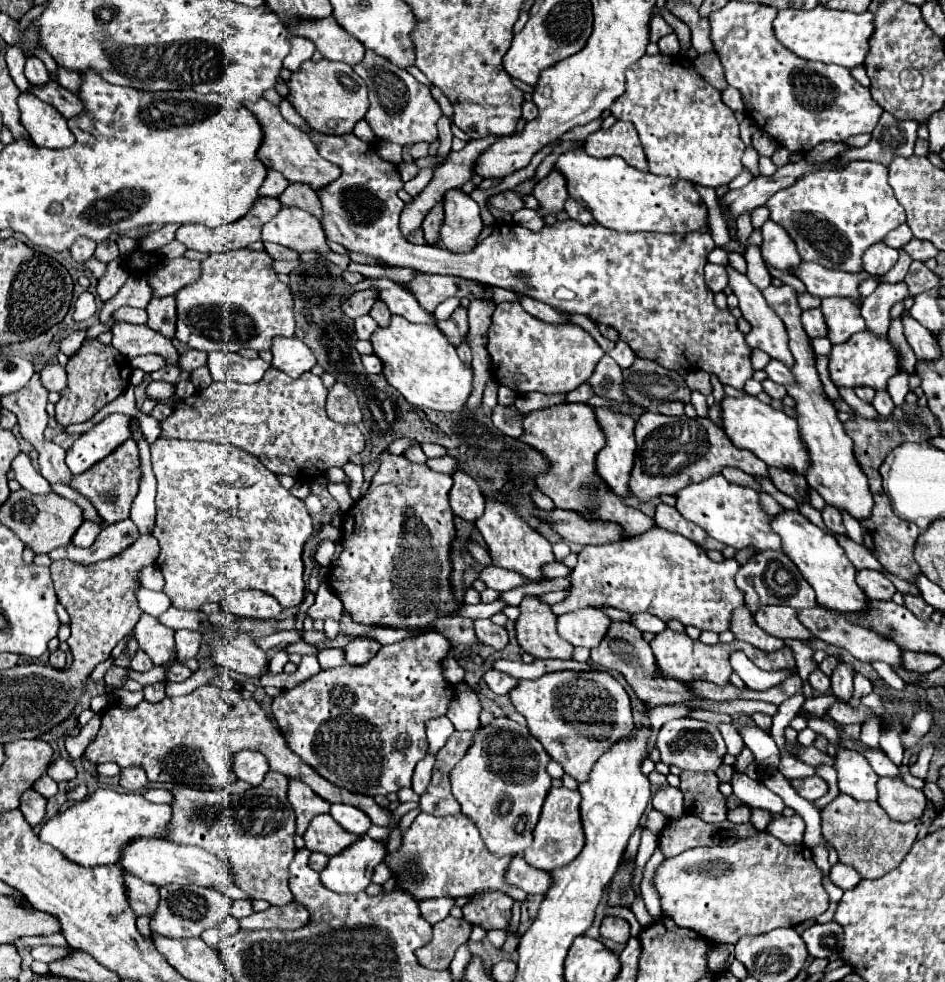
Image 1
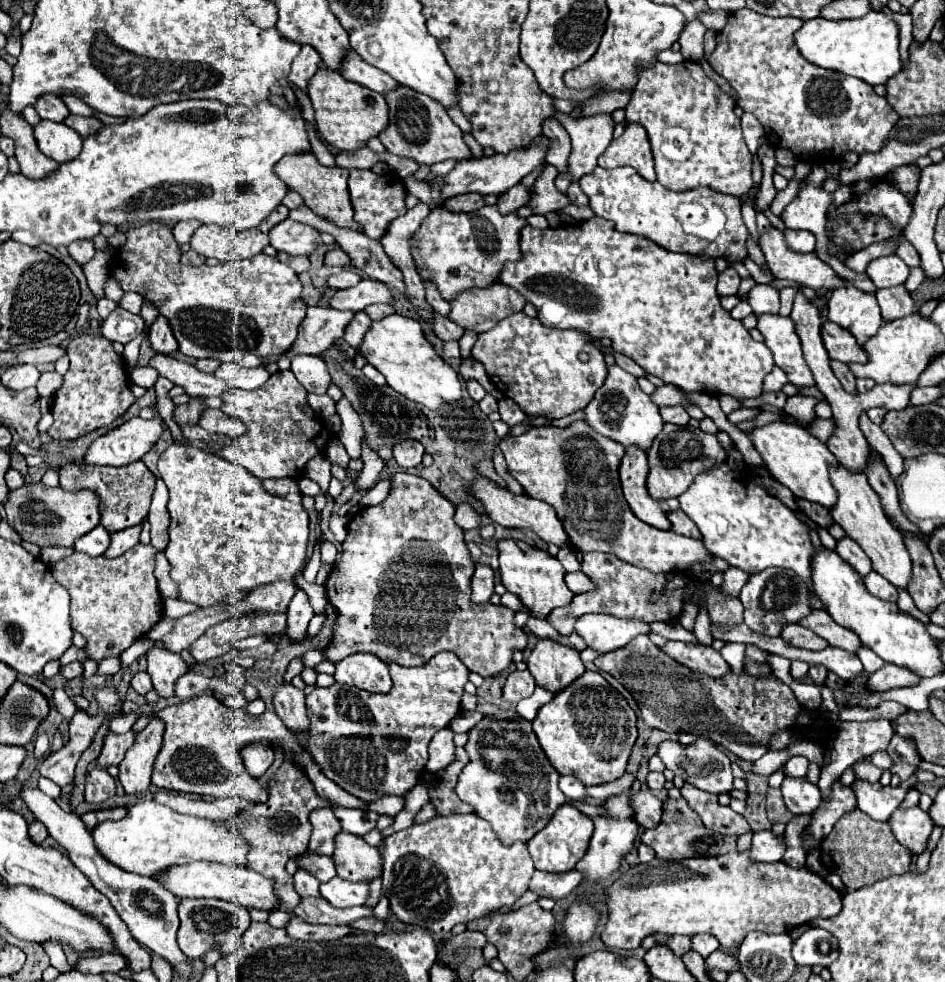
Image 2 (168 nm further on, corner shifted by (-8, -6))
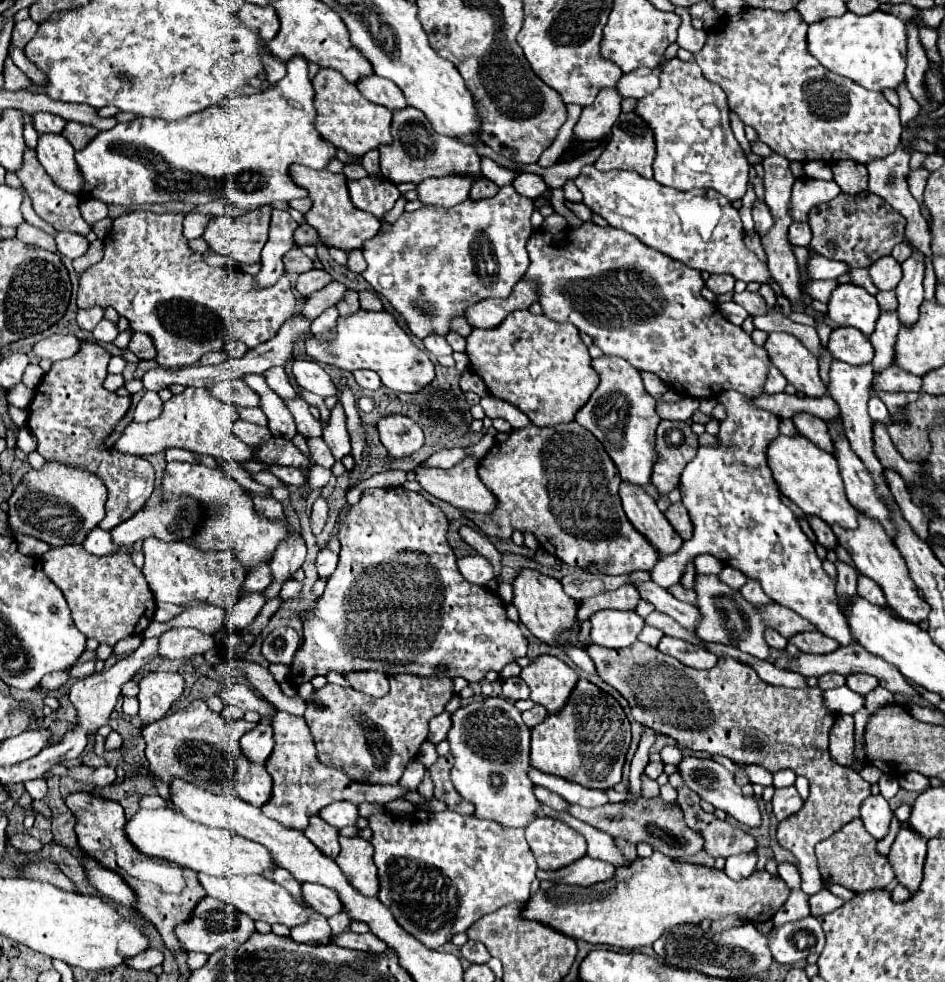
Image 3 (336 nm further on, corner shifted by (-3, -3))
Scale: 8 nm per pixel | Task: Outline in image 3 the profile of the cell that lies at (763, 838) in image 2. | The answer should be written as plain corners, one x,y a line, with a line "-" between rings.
756,852
730,856
730,858
726,860
724,874
728,874
732,880
742,880
742,878
748,878
748,876
754,872
756,862
758,862
758,854
756,854

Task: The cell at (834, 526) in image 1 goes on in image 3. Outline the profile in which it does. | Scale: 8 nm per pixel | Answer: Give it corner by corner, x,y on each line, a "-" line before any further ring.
844,562
836,564
838,568
838,578
836,578
836,594
840,600
852,600
856,598
856,578
858,572
854,568
850,568

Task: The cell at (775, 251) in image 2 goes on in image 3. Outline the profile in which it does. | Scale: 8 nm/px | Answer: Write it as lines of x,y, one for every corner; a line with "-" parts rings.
754,200
752,204
752,216
754,216
754,222
756,222
756,232
758,234
766,234
772,226
772,216
770,216
770,208
766,206
764,200

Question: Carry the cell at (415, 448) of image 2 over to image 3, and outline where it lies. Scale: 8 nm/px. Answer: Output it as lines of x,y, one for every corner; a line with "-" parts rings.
390,414
378,420
376,430
380,434
380,442
392,458
406,458
424,444
422,428
408,416

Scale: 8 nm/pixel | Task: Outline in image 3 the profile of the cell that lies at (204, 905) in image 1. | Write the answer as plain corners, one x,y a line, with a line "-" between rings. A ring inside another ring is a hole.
204,896
198,902
198,906
194,908
192,920
186,922
184,926
178,926
178,930
176,930
176,936
186,952
204,952
204,954
212,954
218,948
226,948
234,940
236,940
236,946
240,946
242,942
246,942
246,938
250,938
250,934
254,934
252,918
248,918
240,910
236,910
236,916
234,916
234,906
230,906
226,902
222,904
220,900
214,900
210,896
-
234,918
236,918
236,928
234,928

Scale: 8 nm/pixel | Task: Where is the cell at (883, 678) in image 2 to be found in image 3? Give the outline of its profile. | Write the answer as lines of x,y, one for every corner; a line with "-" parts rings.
850,674
846,678
846,686
862,696
866,696
868,692
872,692
876,686
878,686
878,680
874,676
868,676
868,674

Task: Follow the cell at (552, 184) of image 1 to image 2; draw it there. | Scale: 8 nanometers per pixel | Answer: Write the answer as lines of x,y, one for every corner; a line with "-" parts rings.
565,113
555,115
571,137
571,155
567,159
567,171
559,173
555,187
566,194
571,183
581,175
591,173
597,165
597,157
607,149
613,139
613,119
611,115
593,115
583,119
571,119

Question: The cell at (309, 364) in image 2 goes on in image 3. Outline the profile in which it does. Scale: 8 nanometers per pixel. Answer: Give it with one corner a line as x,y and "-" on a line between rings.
294,360
292,372
294,372
298,384
312,394
318,394
322,398
338,394
338,388
334,386
332,378
314,360

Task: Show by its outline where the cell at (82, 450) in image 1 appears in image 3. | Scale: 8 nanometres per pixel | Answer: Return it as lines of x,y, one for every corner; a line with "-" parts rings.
186,388
182,394
164,402
164,412
150,424
130,424
120,440
114,444
118,452
148,456
164,452
168,448
182,448
196,454
208,454
212,458
224,458
234,464
252,460
252,448
236,438
232,424
238,420
238,410
230,404
214,398
206,388

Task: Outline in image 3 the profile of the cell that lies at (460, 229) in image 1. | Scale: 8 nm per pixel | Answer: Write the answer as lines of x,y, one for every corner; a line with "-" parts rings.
502,186
496,196
482,200
464,200
454,208
424,206
416,212
404,212
388,230
380,230
362,246
368,268
362,272
364,280
382,294
392,308
404,318
410,332
424,340
430,334
450,334
450,320
464,316
466,308
486,298
508,298
514,284
518,284
528,270
526,242
534,232
530,216
534,200
520,196
514,186

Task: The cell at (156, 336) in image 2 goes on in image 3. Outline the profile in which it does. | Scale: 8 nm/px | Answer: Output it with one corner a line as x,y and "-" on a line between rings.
134,332
132,334
128,350
134,352
140,360
152,360
156,356
156,348
154,348
150,336
146,338
146,334
142,334
142,332

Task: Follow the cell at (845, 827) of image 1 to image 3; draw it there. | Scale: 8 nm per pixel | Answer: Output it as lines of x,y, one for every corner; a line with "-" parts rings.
860,818
848,822
830,838
820,842
816,846
816,856
822,880
828,884
840,884
852,892
866,892
866,890
888,888
894,882
894,870
890,868
888,858
876,852
876,840
870,834
866,834
866,828

